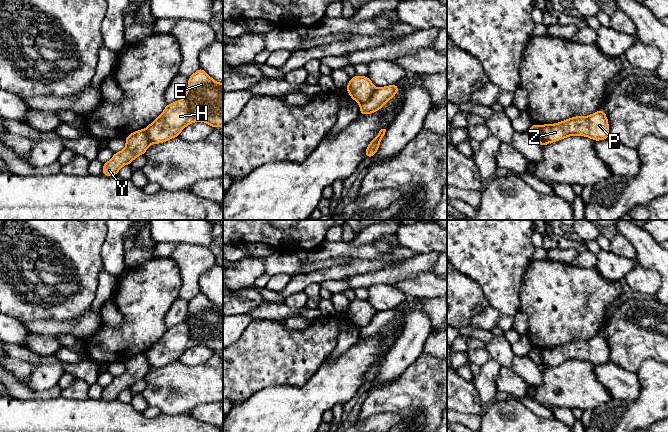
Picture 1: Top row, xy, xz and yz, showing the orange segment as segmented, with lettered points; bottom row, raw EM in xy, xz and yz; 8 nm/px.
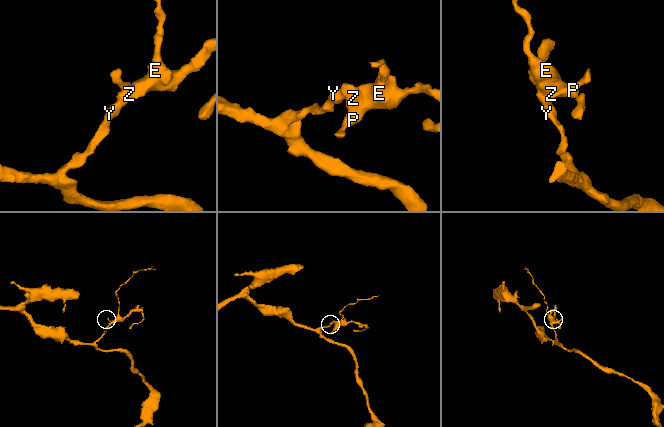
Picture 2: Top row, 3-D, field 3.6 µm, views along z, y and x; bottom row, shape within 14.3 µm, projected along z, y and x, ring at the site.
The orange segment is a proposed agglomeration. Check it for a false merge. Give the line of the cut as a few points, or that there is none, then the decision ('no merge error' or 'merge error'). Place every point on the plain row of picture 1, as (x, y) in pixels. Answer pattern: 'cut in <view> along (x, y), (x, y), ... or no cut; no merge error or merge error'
cut in xz along (376, 312), (372, 319), (360, 329); merge error

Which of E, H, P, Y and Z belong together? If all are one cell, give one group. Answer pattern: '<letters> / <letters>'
E H P Z / Y

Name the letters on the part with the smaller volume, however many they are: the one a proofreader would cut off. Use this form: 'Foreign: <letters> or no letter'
Foreign: E, H, P, Z

